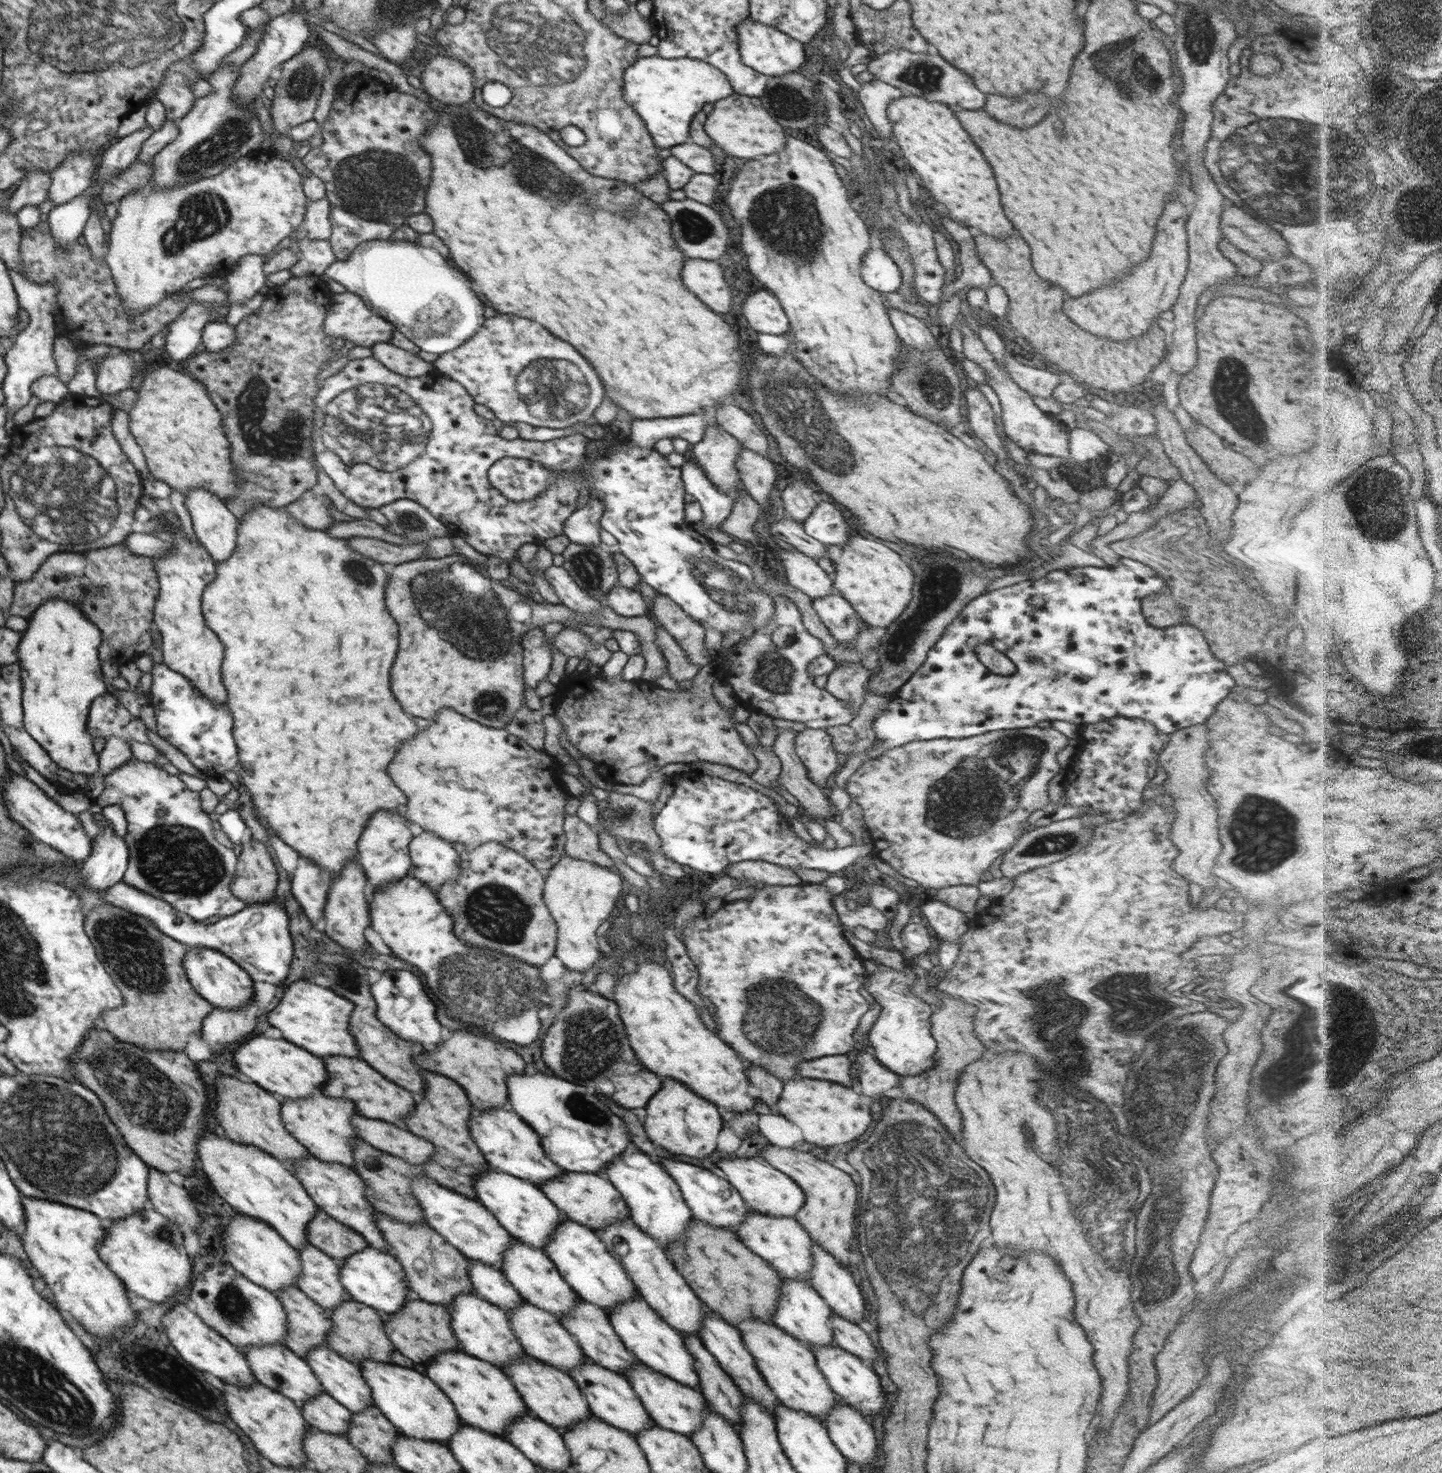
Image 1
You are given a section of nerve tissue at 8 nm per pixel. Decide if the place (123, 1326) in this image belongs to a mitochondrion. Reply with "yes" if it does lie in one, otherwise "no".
no

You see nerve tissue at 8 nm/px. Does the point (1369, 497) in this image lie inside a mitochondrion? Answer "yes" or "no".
yes

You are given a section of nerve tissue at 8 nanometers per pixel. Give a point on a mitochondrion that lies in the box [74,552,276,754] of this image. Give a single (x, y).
(87, 591)

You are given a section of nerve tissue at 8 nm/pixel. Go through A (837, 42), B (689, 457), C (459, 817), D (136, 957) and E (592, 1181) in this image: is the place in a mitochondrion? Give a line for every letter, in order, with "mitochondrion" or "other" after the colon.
A: other
B: other
C: other
D: mitochondrion
E: other

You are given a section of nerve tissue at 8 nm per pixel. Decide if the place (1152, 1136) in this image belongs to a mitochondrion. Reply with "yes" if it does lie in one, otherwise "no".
yes

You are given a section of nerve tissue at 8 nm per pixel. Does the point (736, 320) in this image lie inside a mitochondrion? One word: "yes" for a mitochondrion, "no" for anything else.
no

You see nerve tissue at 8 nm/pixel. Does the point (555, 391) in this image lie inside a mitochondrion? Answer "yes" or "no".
yes

